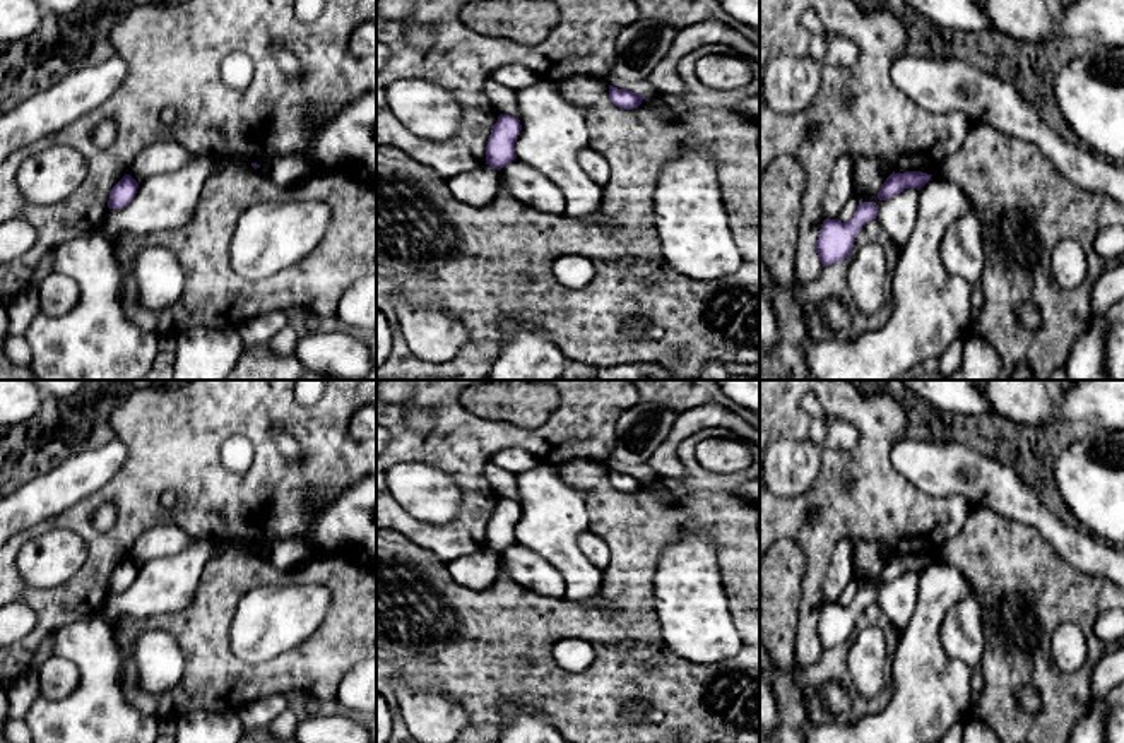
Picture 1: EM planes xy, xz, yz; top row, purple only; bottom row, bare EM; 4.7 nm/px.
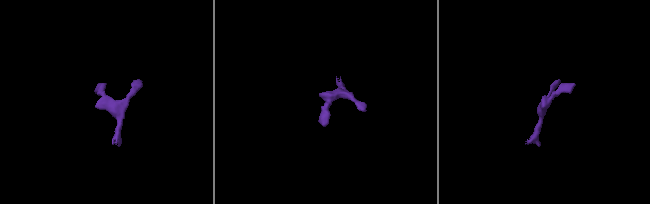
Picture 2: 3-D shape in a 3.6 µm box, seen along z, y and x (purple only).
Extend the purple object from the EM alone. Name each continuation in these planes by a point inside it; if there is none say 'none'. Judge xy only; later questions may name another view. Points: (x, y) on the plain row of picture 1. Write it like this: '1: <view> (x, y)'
none

